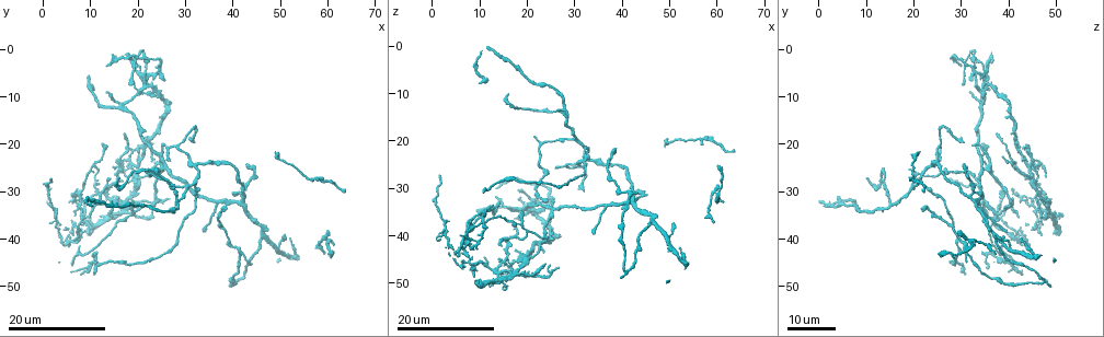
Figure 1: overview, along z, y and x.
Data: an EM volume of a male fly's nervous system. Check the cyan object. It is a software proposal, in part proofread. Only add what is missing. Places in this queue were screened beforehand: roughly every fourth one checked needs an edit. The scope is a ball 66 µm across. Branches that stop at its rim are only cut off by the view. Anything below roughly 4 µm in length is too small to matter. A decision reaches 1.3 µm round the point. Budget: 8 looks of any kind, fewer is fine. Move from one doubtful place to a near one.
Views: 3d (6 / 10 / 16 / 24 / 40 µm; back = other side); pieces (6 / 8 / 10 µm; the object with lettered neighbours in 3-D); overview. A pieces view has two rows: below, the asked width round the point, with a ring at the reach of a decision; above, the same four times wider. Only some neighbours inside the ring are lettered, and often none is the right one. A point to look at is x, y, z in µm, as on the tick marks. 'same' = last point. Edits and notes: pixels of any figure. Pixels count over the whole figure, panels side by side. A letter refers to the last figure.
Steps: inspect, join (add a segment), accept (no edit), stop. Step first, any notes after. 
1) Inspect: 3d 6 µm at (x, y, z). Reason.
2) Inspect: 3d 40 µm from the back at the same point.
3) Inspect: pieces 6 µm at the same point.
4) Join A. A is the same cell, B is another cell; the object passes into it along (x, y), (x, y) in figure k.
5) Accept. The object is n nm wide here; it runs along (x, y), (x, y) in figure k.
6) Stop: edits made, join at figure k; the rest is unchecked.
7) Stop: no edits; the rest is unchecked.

Inspect: 3d 16 µm at (18.5, 31.5, 35.0). Free end.

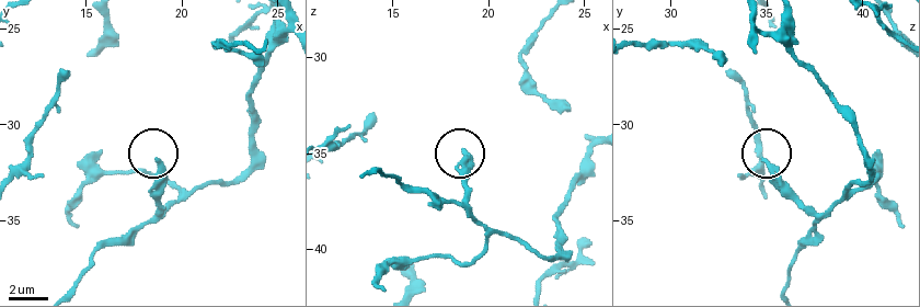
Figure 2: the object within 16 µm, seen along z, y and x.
Inspect: pieces 8 µm at (18.8, 31.9, 34.8). See the neighbours.

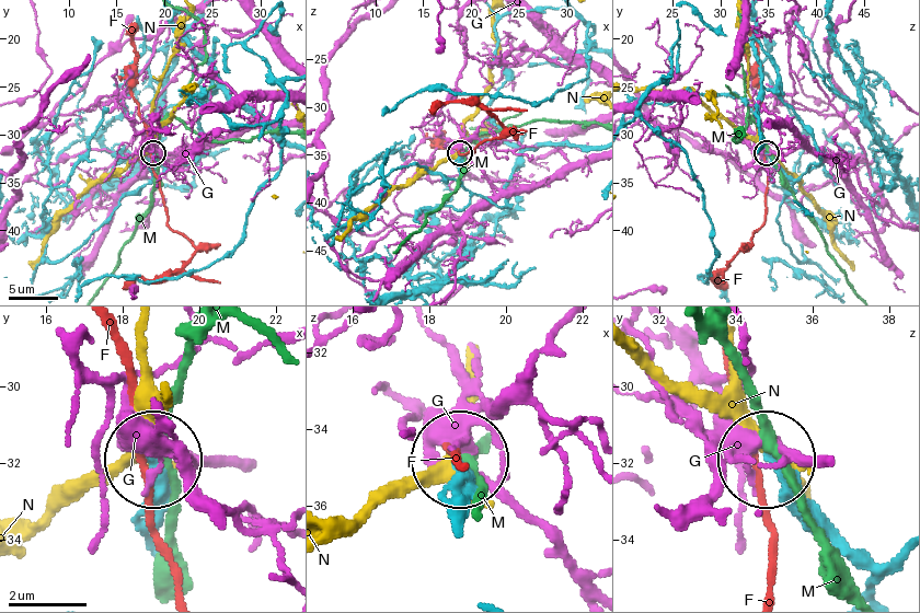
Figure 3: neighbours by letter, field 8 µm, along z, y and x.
Accept. F, G, M and N are other cells; no lettered segment goes on from it.

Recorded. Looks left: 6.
Inspect: 3d 16 µm at (26.5, 31.5, 46.5). Thin end.

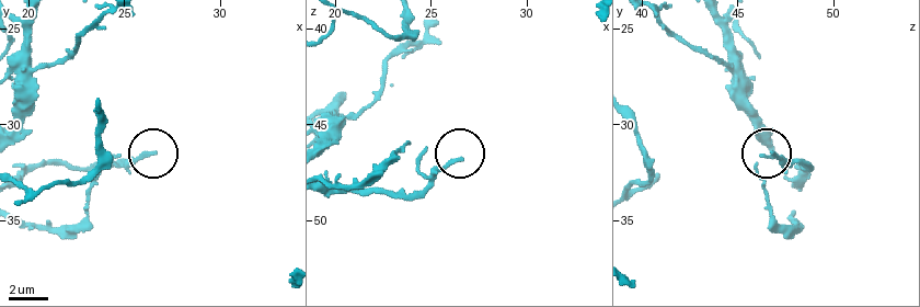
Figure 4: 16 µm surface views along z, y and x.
Inspect: pieces 6 µm at (26.6, 31.6, 46.8). See the neighbours.

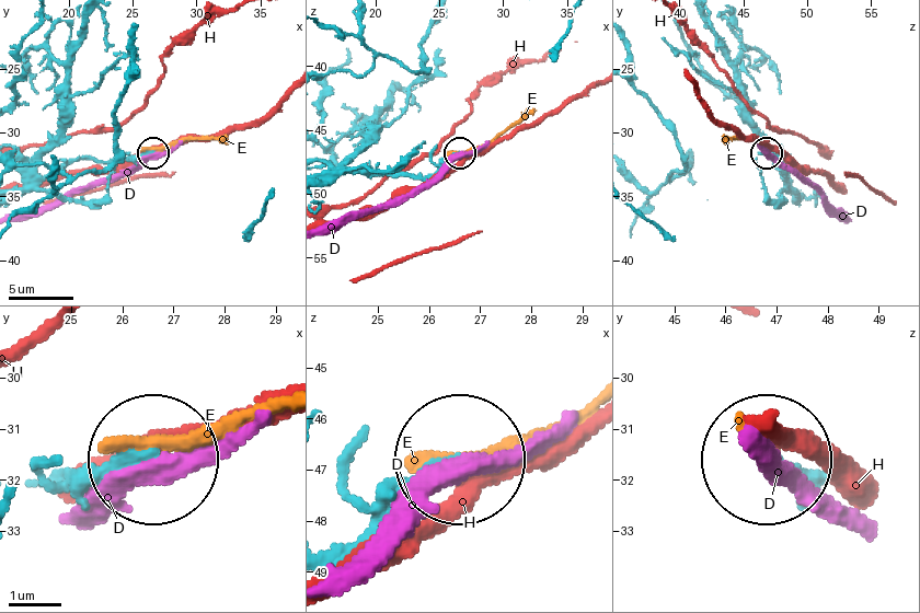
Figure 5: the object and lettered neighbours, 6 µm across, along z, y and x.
Accept. The object is 190 nm wide here; D, E and H are other cells; it runs along (336, 546), (450, 460) in figure 5; none of them fits.

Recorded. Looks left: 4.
Inspect: 3d 24 µm at (25.5, 6.5, 32.0). An open end.

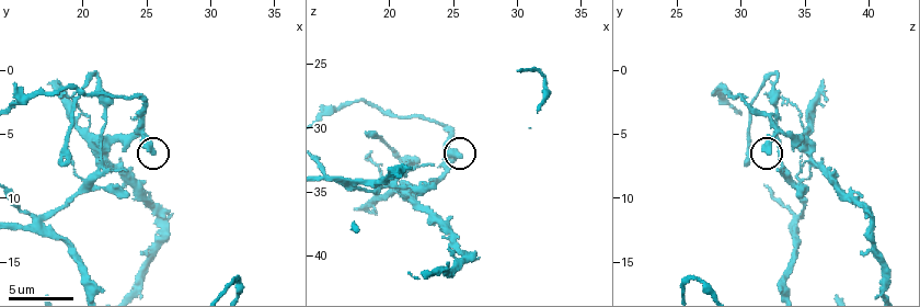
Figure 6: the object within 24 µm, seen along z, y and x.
Inspect: pieces 8 µm at (25.4, 6.2, 32.2).

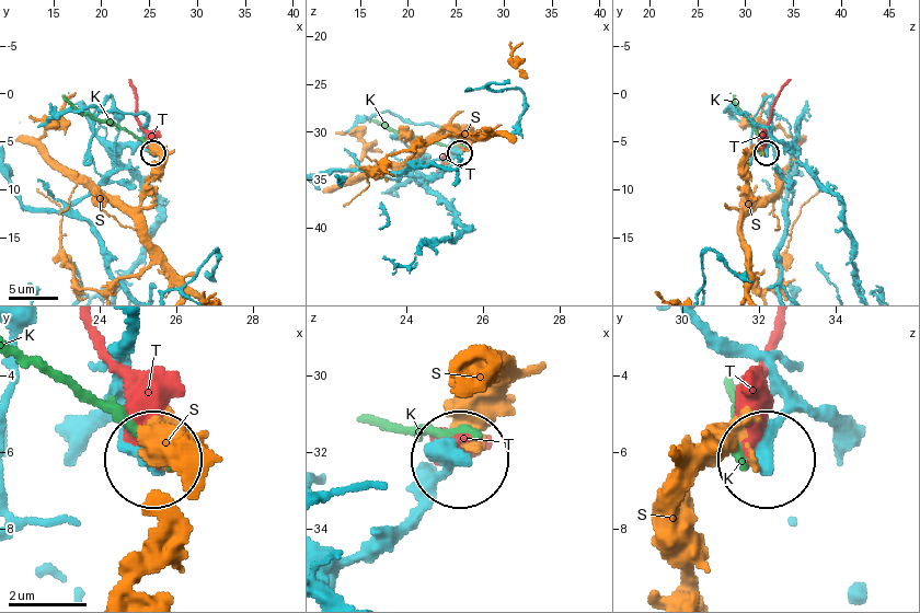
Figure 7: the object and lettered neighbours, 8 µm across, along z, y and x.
Accept. The object is 410 nm wide here; K, S and T are other cells; it runs along (325, 575), (374, 545), (459, 460) in figure 7; none of them fits.

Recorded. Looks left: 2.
Inspect: 3d 16 µm at (26.5, 23.0, 26.0). Free end.

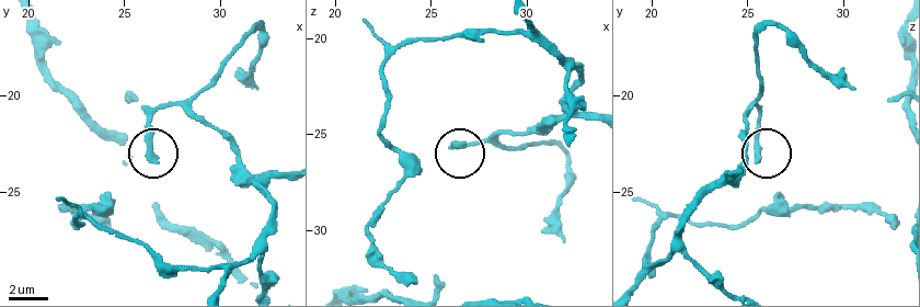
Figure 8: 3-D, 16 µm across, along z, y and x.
Inspect: pieces 10 µm at (26.6, 23.3, 25.5).

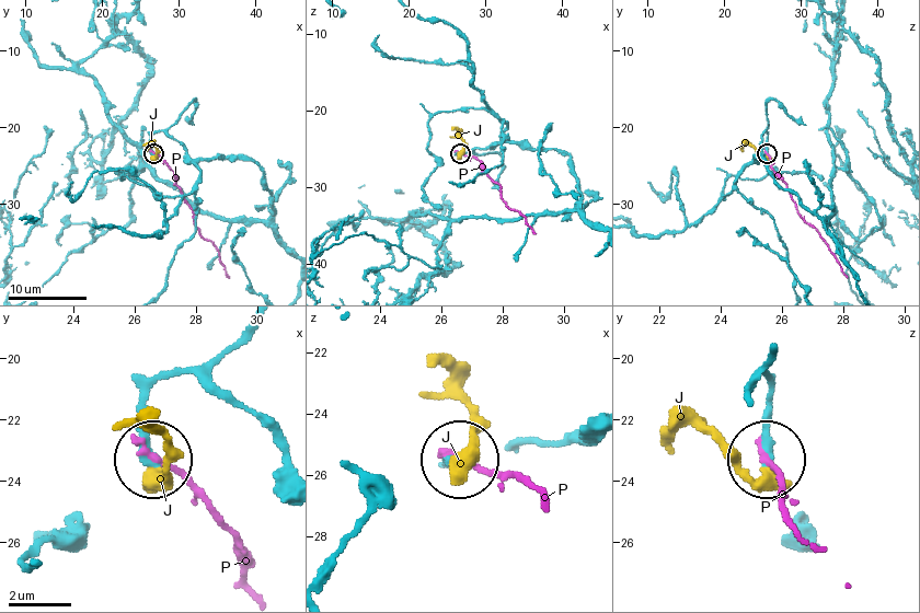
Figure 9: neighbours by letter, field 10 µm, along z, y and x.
Accept. The object is 330 nm wide here; J and P are other cells; none of them fits.

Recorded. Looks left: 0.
Stop: no edits; the rest is unchecked.

